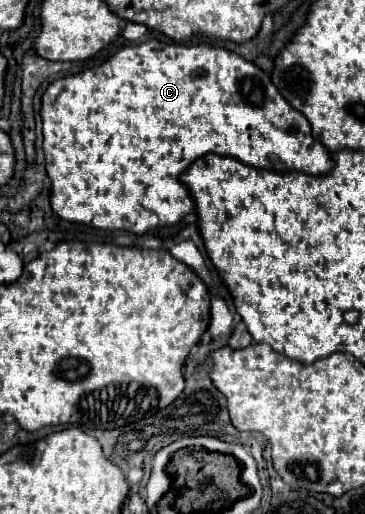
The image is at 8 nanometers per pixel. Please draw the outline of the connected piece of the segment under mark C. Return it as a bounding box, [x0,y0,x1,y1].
[42,39,334,235]

